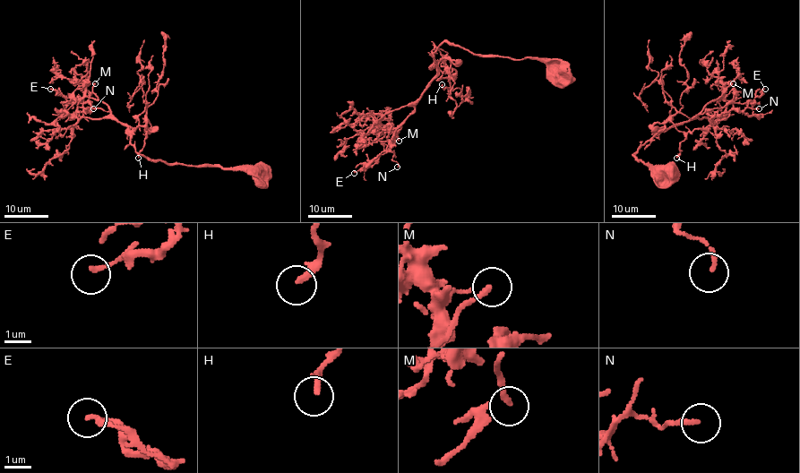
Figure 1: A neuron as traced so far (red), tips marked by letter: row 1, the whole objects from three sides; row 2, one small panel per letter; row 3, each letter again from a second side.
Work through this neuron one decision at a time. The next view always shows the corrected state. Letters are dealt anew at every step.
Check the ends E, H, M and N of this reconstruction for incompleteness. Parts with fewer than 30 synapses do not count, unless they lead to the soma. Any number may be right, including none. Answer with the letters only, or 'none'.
M

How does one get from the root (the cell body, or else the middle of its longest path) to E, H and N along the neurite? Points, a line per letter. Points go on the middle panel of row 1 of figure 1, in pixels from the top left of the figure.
E: (564, 79), (536, 58), (476, 55), (443, 42), (434, 54), (437, 74), (415, 110), (386, 150), (354, 173)
H: (564, 79), (536, 58), (476, 55), (443, 42), (434, 58), (449, 61), (454, 83), (449, 93), (442, 84)
N: (564, 79), (536, 58), (476, 55), (443, 42), (434, 54), (437, 74), (415, 110), (387, 141), (397, 167)

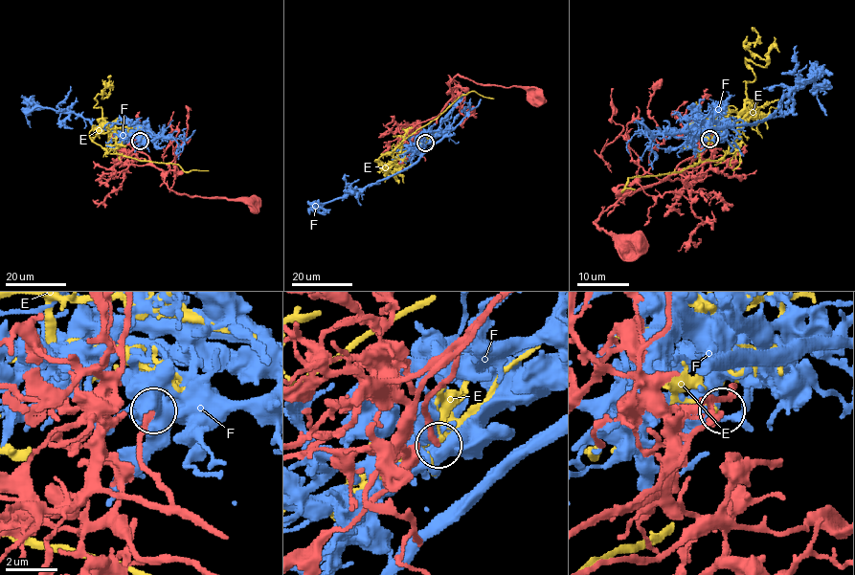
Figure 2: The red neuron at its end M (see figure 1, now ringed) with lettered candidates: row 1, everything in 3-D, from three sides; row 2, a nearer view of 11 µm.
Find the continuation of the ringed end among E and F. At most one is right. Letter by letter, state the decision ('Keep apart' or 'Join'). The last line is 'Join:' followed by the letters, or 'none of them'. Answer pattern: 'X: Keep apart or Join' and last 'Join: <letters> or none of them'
E: Keep apart
F: Keep apart
Join: none of them

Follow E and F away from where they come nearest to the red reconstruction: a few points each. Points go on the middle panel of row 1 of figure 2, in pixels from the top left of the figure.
E: (425, 142), (387, 165), (375, 161), (461, 95), (472, 91), (493, 99)
F: (424, 142), (416, 150), (410, 166), (373, 184), (351, 188), (344, 195), (316, 203), (312, 206), (317, 210)

